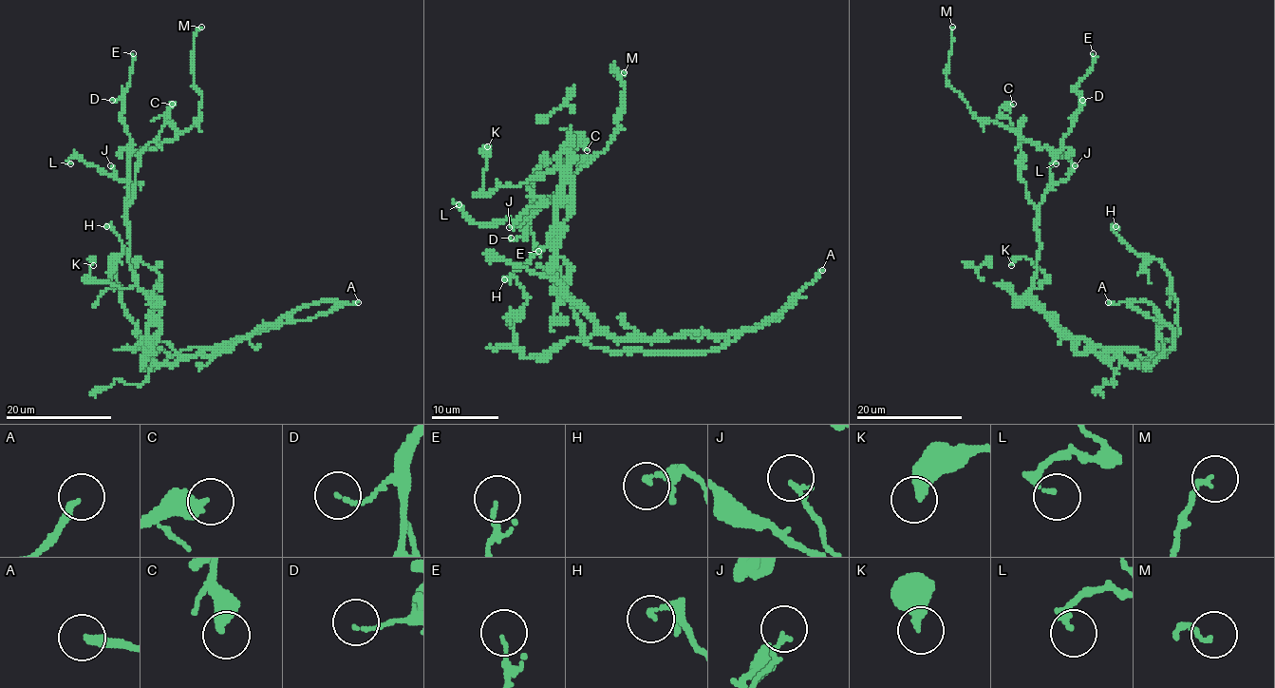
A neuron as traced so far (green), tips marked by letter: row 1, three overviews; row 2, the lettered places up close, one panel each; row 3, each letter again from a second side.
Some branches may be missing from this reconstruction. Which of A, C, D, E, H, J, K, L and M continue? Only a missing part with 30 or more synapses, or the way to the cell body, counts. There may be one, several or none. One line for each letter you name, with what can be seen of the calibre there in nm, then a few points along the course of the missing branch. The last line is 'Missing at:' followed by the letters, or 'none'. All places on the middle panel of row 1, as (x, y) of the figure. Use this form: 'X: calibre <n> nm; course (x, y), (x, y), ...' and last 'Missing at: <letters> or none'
A: calibre 240 nm
Missing at: A

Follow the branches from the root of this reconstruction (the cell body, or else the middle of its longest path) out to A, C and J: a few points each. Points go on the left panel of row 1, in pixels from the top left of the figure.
A: (148, 296), (153, 309), (146, 352), (170, 365), (181, 357), (229, 352), (309, 305), (358, 302)
C: (148, 296), (139, 286), (130, 262), (126, 206), (133, 199), (137, 157), (159, 136), (172, 104)
J: (148, 296), (139, 286), (130, 262), (126, 202), (128, 189), (136, 181), (120, 181), (110, 165)

